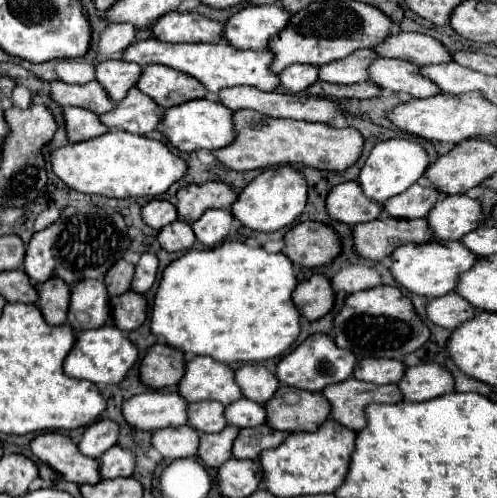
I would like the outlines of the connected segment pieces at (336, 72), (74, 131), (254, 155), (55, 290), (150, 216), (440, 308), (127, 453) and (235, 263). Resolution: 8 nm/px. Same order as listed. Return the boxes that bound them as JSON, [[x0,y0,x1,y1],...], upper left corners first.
[[318,50,378,84],[62,108,108,142],[216,110,362,172],[36,278,70,326],[142,200,178,230],[426,292,476,330],[100,446,136,478],[150,242,300,364]]

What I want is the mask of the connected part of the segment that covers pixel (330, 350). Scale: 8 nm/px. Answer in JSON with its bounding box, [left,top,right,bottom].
[276,334,358,392]

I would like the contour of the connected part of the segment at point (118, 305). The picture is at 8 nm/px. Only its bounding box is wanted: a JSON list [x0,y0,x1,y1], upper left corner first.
[110,290,148,332]

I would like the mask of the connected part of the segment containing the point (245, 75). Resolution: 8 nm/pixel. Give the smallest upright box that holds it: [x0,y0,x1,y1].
[122,38,278,94]

